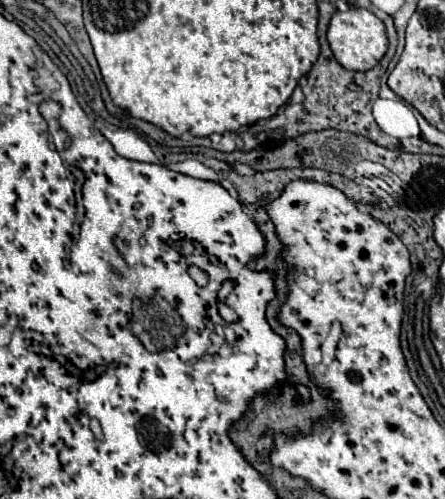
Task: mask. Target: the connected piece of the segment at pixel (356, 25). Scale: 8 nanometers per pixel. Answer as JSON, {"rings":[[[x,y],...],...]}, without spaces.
{"rings":[[[350,7],[348,11],[334,13],[330,27],[328,27],[328,43],[332,47],[336,61],[344,69],[350,69],[350,71],[368,71],[376,67],[388,49],[384,23],[368,9],[358,9],[358,7]]]}

